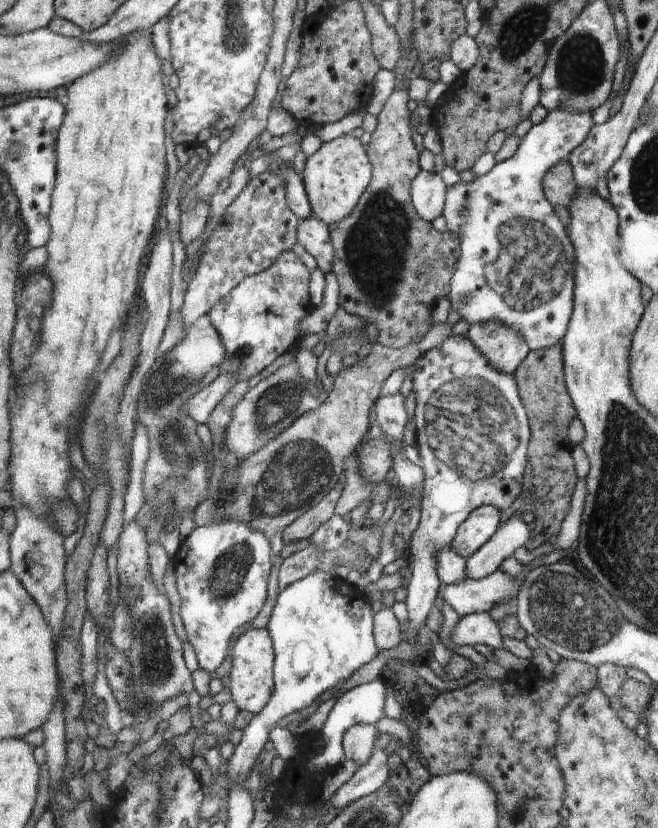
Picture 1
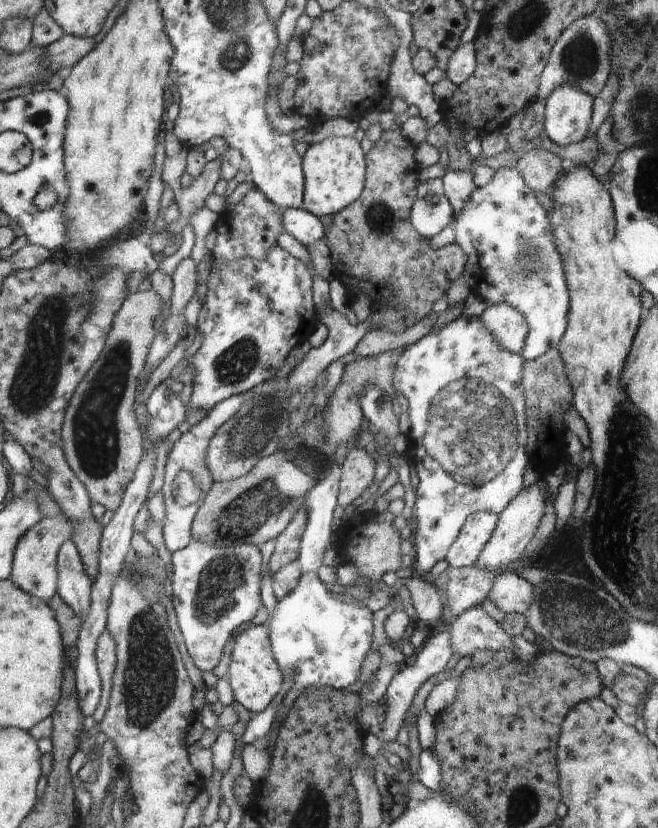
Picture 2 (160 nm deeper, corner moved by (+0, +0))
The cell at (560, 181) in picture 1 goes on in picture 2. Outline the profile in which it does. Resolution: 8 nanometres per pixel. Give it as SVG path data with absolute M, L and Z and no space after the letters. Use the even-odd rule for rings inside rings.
M532 149L522 155L515 166L535 192L550 194L562 174L562 159L545 149Z

